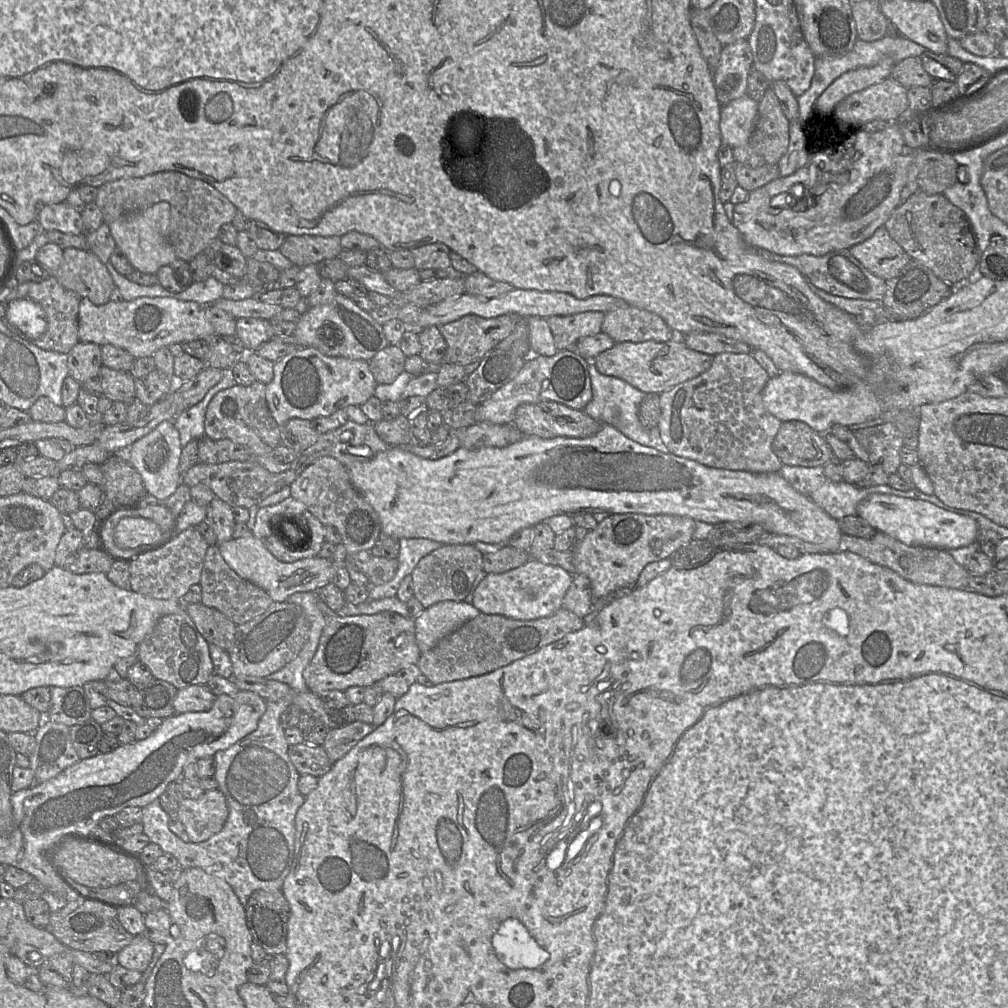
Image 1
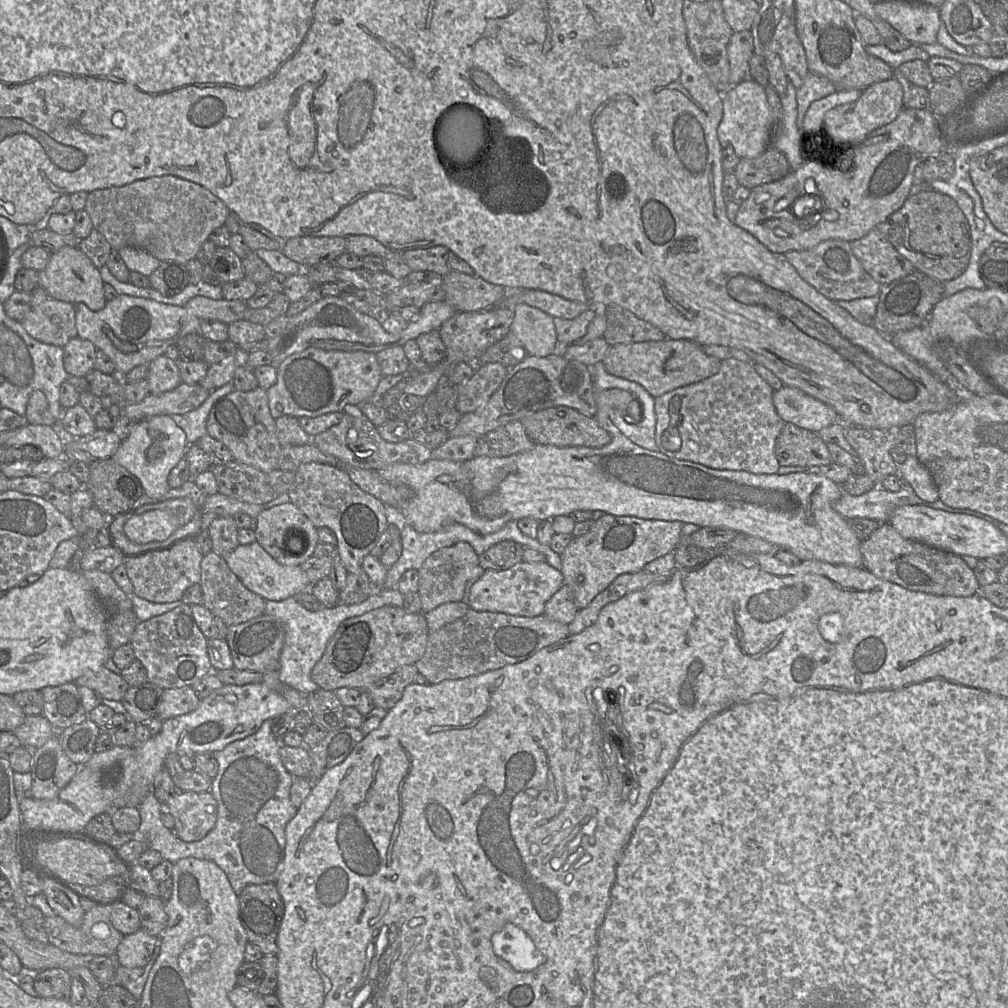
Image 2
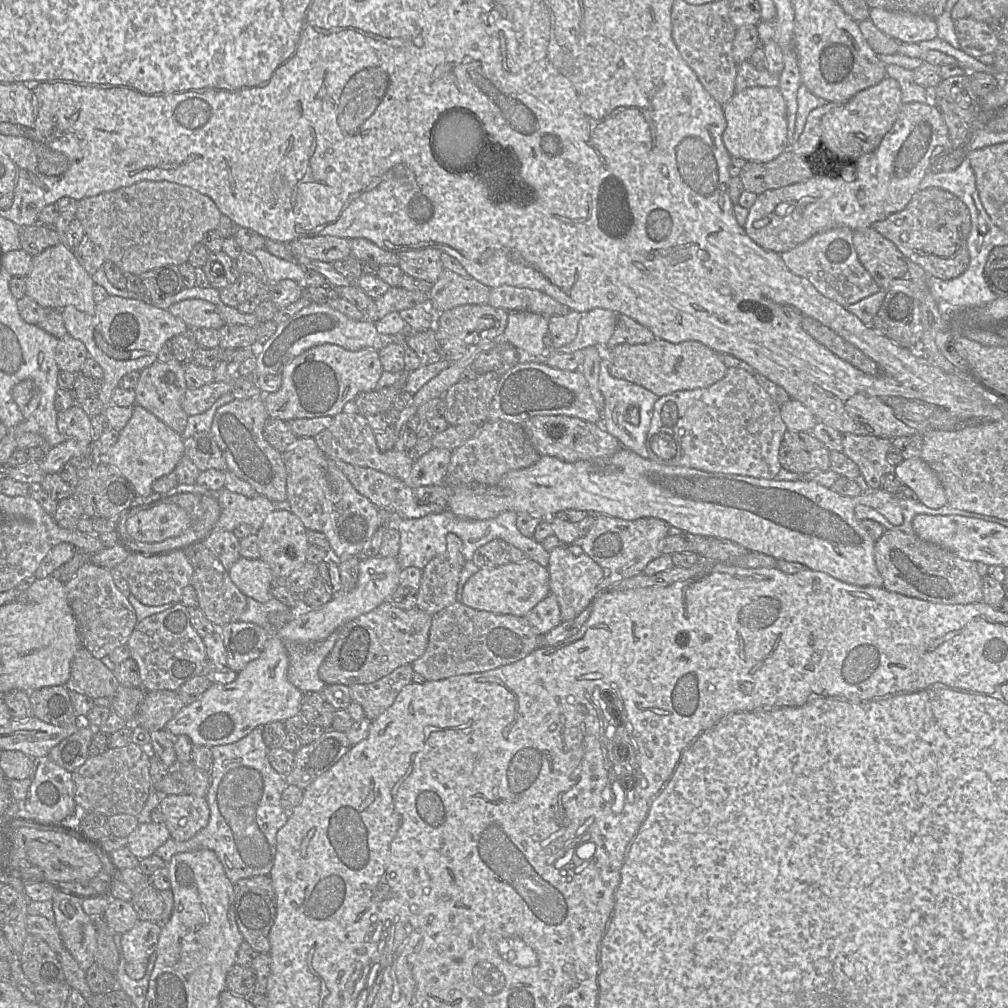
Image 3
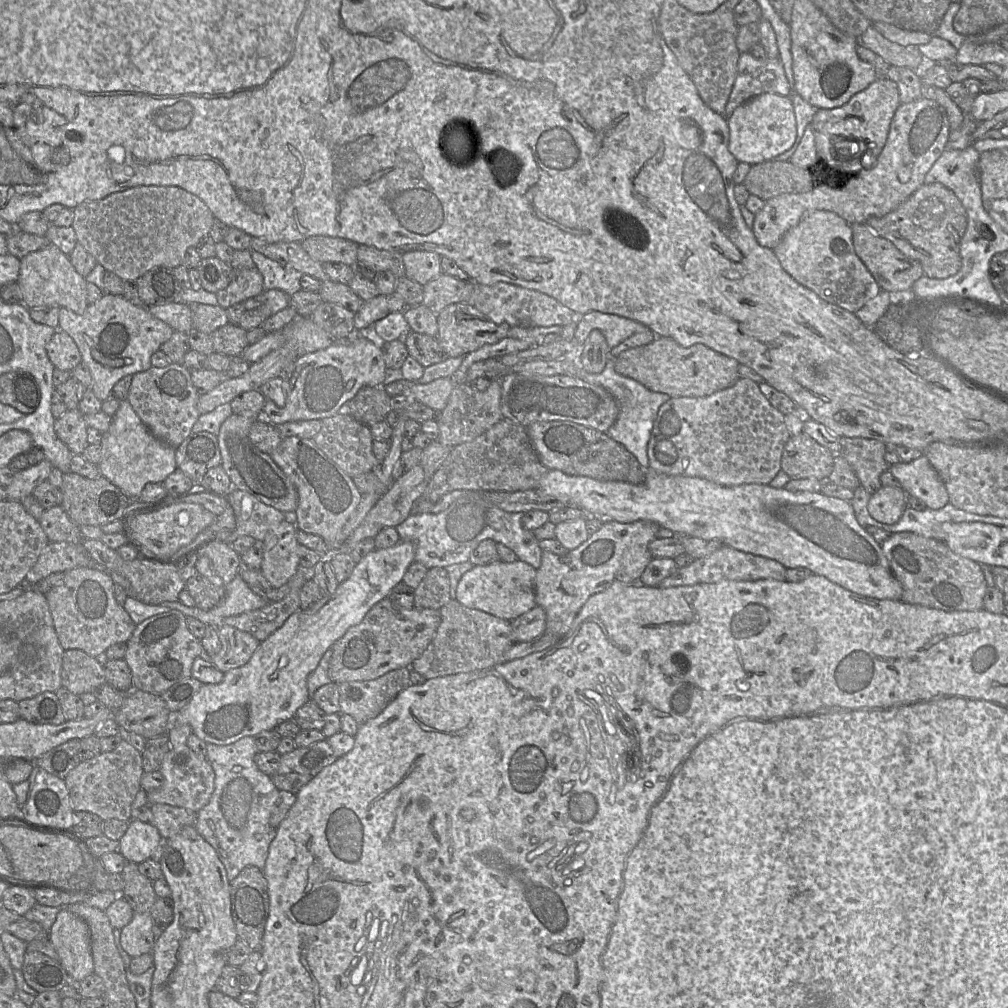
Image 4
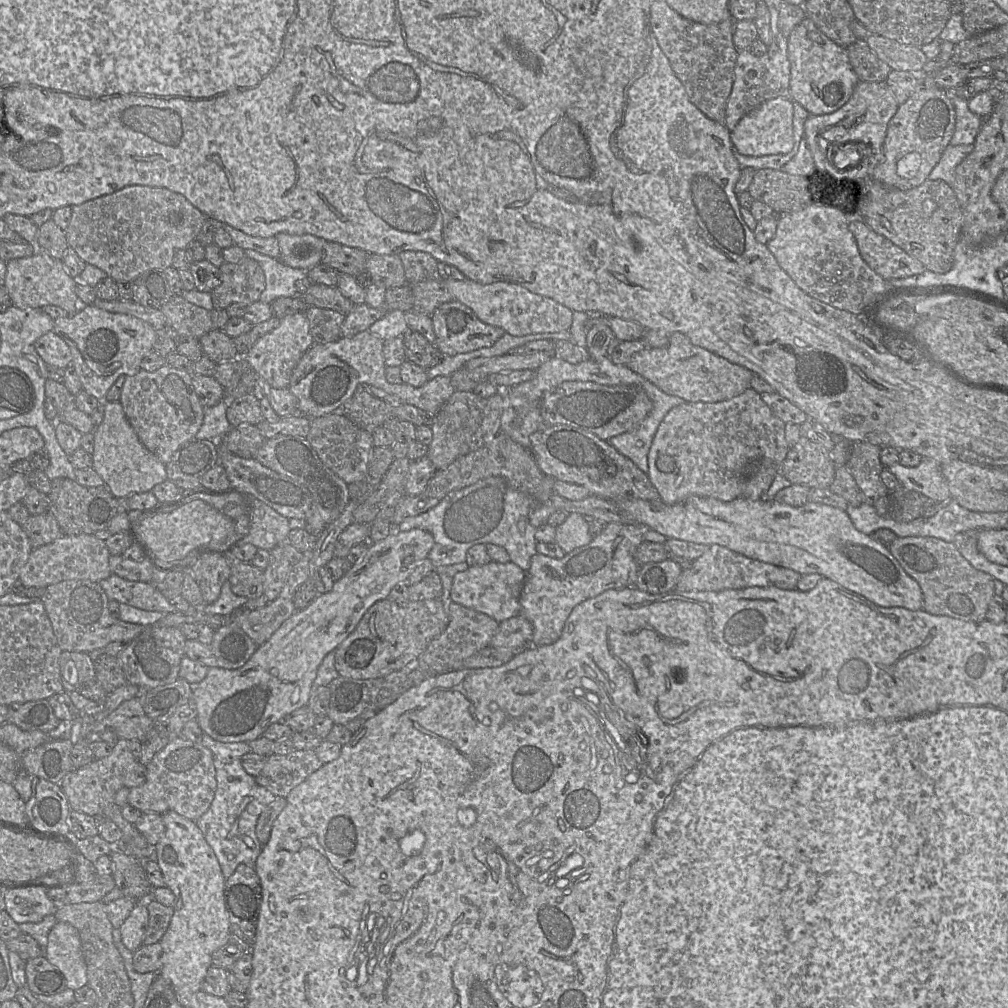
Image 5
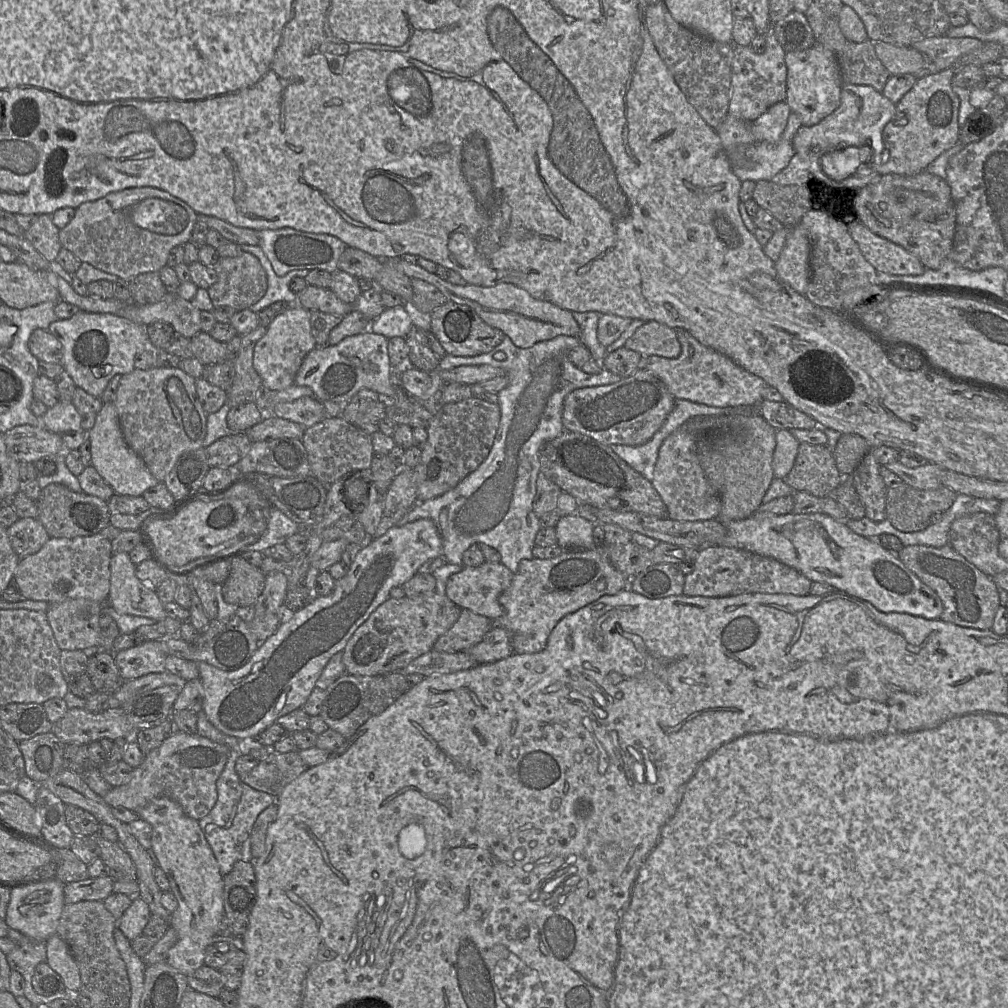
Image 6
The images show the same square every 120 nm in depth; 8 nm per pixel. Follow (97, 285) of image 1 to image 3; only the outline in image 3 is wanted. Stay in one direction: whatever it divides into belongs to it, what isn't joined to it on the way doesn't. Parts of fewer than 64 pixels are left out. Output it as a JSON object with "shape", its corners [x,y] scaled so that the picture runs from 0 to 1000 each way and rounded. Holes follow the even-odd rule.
{"shape":[[[61,240],[32,255],[31,268],[26,274],[26,294],[44,306],[73,304],[83,311],[93,313],[96,303],[92,295],[93,283],[91,274],[80,264],[72,248]]]}

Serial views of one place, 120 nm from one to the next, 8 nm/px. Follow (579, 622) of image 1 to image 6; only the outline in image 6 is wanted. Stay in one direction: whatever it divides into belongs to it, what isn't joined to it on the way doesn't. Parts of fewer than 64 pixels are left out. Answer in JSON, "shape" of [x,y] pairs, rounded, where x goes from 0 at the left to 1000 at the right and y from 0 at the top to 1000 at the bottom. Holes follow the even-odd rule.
{"shape":[[[458,604],[454,615],[434,634],[429,645],[443,648],[464,646],[477,637],[489,621],[490,617],[485,613],[467,605]]]}

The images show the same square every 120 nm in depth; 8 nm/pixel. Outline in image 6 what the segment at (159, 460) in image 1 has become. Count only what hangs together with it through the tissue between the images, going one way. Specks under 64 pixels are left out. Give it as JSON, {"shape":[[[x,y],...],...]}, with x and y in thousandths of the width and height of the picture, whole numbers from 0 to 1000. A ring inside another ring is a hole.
{"shape":[[[104,399],[96,410],[93,423],[84,429],[90,442],[90,461],[112,484],[115,490],[140,492],[158,477],[149,469],[142,455],[124,438],[116,406],[112,399]]]}

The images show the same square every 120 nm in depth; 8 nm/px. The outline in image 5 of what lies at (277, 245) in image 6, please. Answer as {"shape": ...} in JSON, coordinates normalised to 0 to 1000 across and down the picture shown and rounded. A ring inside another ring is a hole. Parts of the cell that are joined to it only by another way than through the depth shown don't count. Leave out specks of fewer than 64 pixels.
{"shape":[[[310,232],[273,233],[278,245],[277,258],[285,264],[307,268],[318,261],[324,239]]]}

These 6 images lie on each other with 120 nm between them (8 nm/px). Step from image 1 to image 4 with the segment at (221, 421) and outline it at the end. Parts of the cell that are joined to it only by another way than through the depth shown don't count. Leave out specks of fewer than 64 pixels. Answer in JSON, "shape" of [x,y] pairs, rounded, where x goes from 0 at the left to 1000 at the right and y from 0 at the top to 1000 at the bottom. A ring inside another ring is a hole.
{"shape":[[[230,410],[219,422],[215,437],[219,450],[219,462],[227,472],[230,483],[251,491],[264,501],[279,508],[293,507],[295,487],[266,449],[258,447],[247,437],[246,431],[254,415]]]}

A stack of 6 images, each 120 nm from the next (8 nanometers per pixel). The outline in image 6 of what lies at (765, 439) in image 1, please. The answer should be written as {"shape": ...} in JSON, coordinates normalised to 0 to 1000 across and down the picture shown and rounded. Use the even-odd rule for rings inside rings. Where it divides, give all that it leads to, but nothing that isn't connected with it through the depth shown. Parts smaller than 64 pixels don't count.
{"shape":[[[673,425],[658,438],[646,478],[660,499],[664,514],[675,517],[711,515],[715,505],[714,493],[696,465],[690,435],[680,426]]]}

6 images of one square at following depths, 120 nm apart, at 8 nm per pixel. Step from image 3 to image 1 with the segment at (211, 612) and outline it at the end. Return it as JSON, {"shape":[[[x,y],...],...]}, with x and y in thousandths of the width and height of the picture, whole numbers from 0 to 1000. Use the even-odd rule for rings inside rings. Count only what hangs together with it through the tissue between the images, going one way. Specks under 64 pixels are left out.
{"shape":[[[216,542],[206,543],[198,573],[199,598],[215,604],[234,620],[241,619],[261,609],[270,599],[270,593],[258,582],[239,573],[221,555]]]}

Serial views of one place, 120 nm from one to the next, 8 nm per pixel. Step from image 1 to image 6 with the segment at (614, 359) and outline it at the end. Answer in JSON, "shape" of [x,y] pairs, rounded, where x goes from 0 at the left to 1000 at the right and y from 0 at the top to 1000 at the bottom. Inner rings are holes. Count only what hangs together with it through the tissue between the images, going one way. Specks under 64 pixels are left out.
{"shape":[[[672,325],[676,349],[672,355],[657,353],[637,354],[636,365],[654,375],[670,396],[681,396],[709,404],[751,404],[757,397],[759,378],[733,362],[723,354],[696,342],[684,329]]]}

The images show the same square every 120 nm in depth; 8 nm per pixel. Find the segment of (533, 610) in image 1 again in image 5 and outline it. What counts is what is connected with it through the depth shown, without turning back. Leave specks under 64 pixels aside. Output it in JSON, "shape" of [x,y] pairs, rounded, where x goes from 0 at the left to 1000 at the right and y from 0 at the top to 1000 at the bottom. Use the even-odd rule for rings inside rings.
{"shape":[[[487,557],[480,561],[465,562],[449,573],[446,594],[448,597],[483,609],[494,618],[516,610],[516,592],[518,589],[522,567],[509,559],[495,559]]]}

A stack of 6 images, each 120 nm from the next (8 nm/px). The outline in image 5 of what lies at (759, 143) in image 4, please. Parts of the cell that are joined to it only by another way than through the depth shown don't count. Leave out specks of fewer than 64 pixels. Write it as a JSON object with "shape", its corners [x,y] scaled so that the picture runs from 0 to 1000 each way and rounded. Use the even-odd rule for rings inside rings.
{"shape":[[[771,96],[764,98],[737,115],[724,137],[730,150],[739,155],[759,155],[780,153],[788,144],[787,133],[787,100],[784,96]]]}

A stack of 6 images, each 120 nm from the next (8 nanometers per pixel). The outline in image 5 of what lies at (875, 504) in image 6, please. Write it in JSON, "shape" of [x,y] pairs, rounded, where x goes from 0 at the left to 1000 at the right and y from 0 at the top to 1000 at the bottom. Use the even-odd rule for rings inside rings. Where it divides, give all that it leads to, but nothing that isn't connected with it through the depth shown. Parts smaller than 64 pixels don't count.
{"shape":[[[845,438],[838,461],[856,488],[858,498],[866,502],[873,493],[883,489],[874,476],[874,468],[878,464],[873,456],[874,444],[862,438]]]}

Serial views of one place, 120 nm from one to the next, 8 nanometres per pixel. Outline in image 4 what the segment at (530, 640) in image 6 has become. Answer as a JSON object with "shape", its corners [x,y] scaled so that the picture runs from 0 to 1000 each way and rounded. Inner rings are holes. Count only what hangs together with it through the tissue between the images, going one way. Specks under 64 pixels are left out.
{"shape":[[[598,516],[596,524],[580,538],[560,552],[546,547],[538,547],[537,561],[532,565],[531,595],[542,608],[542,625],[540,628],[559,632],[566,623],[570,612],[585,591],[597,587],[609,577],[633,578],[634,573],[644,558],[649,554],[644,547],[644,540],[651,534],[655,522],[649,518],[634,516],[615,519]]]}

